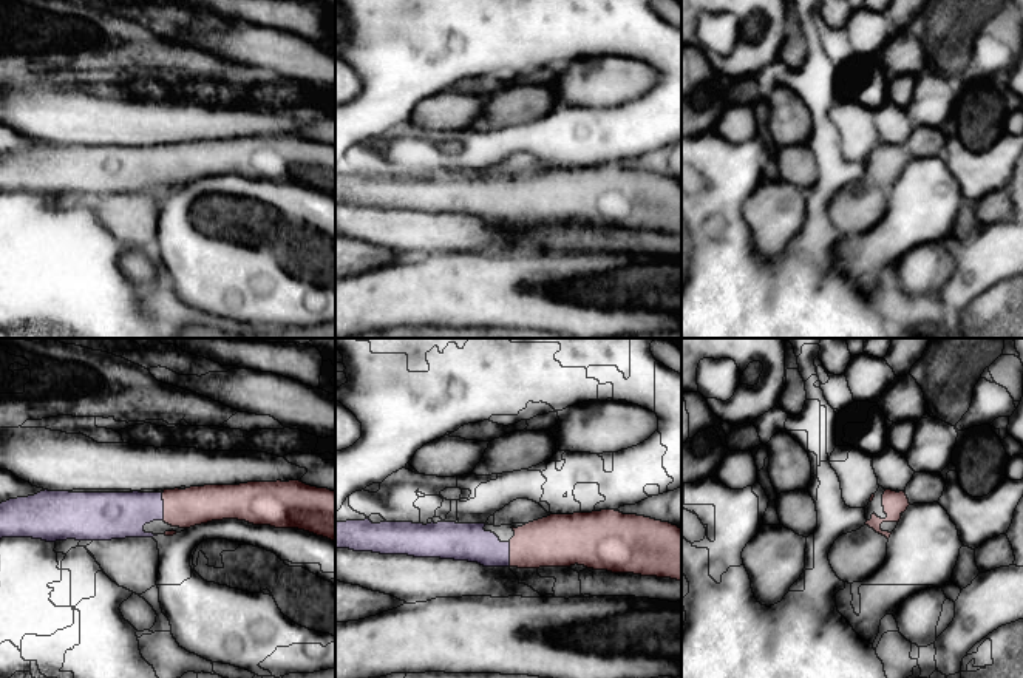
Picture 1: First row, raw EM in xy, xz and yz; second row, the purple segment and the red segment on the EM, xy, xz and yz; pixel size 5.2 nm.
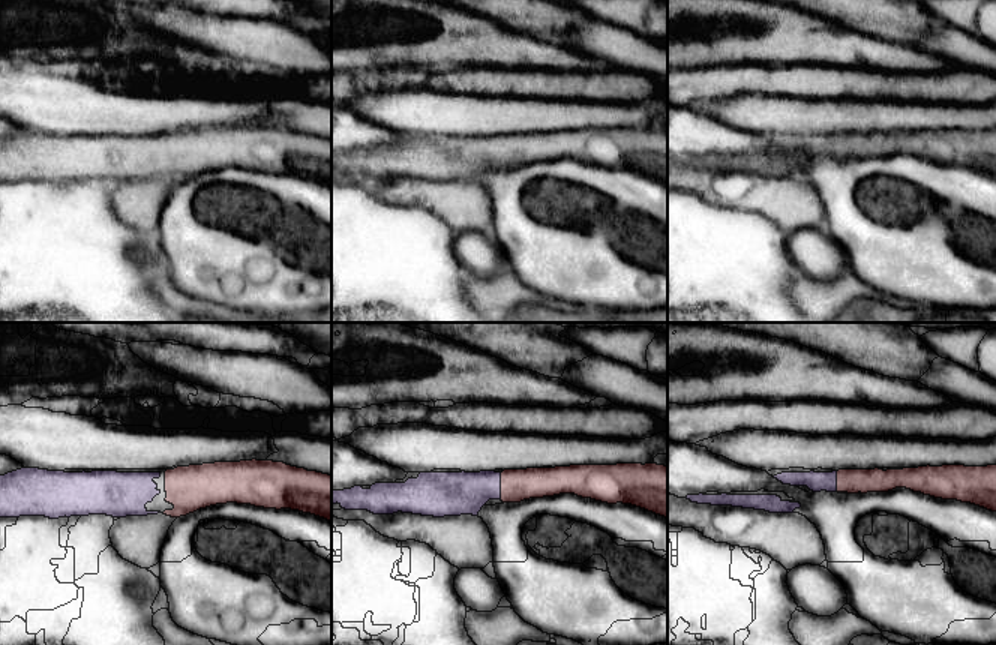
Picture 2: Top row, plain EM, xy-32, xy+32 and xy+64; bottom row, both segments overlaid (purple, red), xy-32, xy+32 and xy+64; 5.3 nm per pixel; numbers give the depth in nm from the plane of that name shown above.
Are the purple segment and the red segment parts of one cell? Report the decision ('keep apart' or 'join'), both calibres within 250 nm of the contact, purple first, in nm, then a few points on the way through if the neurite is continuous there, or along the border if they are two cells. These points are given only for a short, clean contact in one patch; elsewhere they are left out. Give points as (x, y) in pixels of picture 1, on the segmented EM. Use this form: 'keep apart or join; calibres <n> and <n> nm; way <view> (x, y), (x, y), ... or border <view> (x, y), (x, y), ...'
join; calibres 240 and 200 nm

